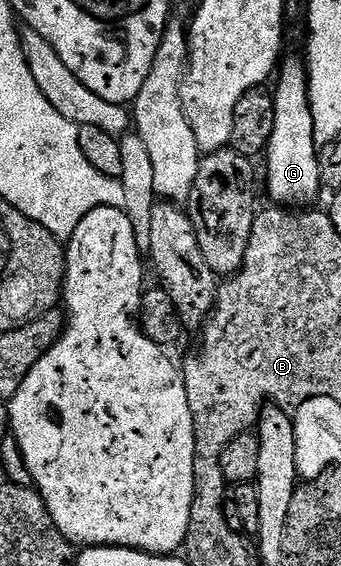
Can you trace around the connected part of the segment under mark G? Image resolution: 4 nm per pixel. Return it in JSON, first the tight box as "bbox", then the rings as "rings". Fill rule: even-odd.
{"bbox":[266,59,322,210],"rings":[[[285,59],[279,65],[275,77],[276,88],[272,92],[274,102],[274,130],[270,134],[270,142],[266,149],[268,156],[268,196],[273,205],[283,206],[289,210],[304,210],[319,198],[322,193],[320,183],[320,157],[318,145],[314,138],[314,116],[310,110],[310,94],[308,93],[308,65],[303,59]]]}

